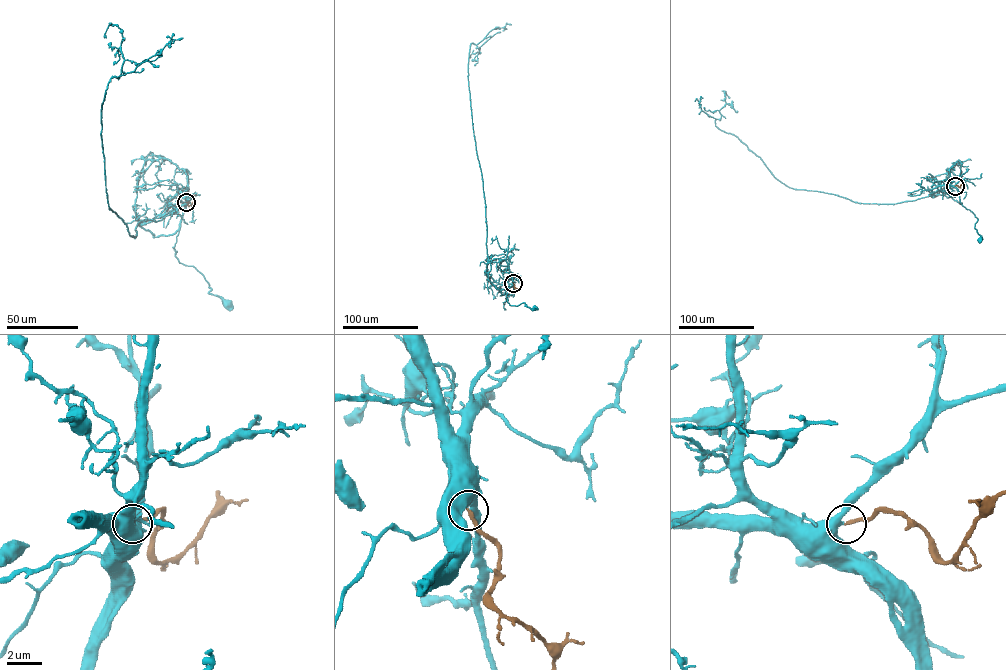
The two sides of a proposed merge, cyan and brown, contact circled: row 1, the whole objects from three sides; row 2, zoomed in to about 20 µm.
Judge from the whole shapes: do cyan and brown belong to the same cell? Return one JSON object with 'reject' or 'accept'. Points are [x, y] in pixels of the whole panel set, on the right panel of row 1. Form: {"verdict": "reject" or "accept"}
{"verdict": "accept"}

